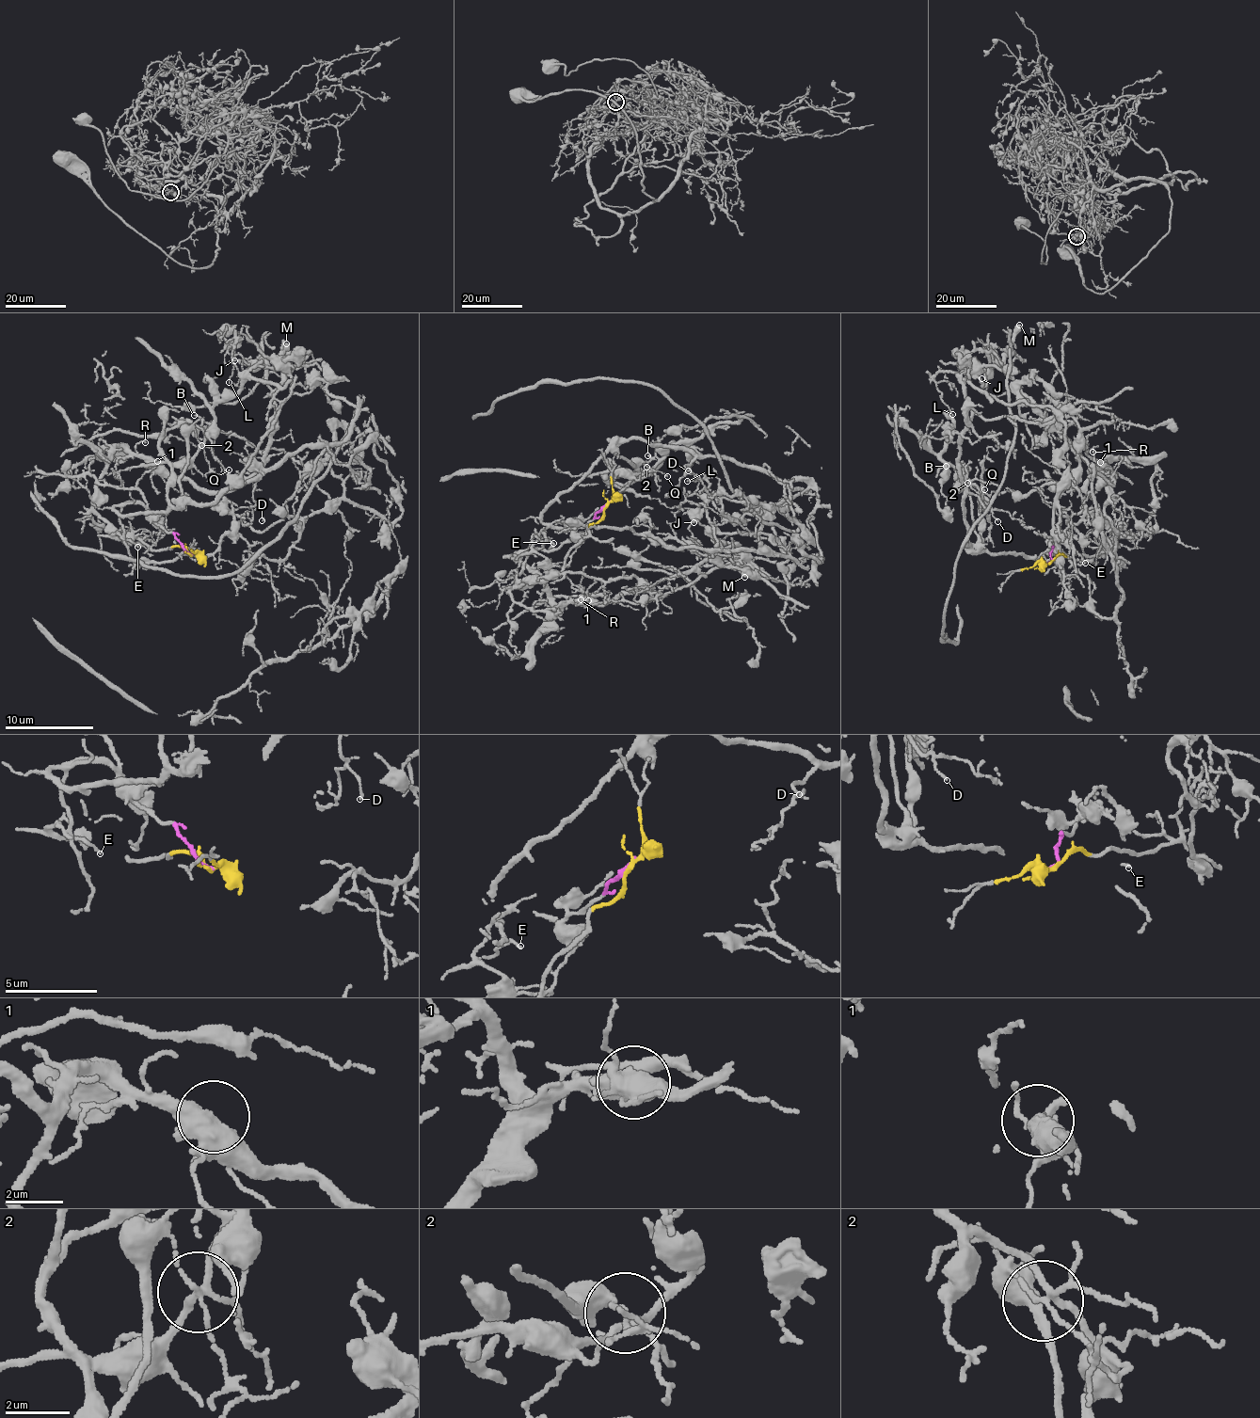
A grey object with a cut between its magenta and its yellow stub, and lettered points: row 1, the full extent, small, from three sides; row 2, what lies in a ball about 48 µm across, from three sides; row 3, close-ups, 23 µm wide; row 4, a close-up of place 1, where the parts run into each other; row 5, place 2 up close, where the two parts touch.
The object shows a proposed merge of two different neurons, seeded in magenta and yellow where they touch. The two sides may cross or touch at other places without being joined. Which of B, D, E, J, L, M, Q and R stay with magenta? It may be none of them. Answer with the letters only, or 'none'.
B, D, J, L, Q

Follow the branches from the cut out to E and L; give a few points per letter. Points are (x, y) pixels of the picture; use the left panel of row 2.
E: (189, 553), (176, 546), (158, 552), (146, 532), (120, 539), (115, 535), (121, 532), (137, 547)
L: (189, 553), (115, 507), (211, 505), (358, 411), (320, 380), (295, 394), (241, 334), (229, 382)

